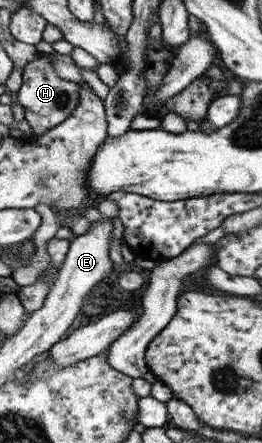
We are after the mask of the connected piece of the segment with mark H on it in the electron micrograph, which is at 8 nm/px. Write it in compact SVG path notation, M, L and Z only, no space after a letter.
M37 54L31 62L21 68L21 86L17 93L17 102L24 112L24 120L28 122L33 136L39 136L47 129L60 124L68 118L79 102L79 85L69 80L61 79L53 67L47 54Z

